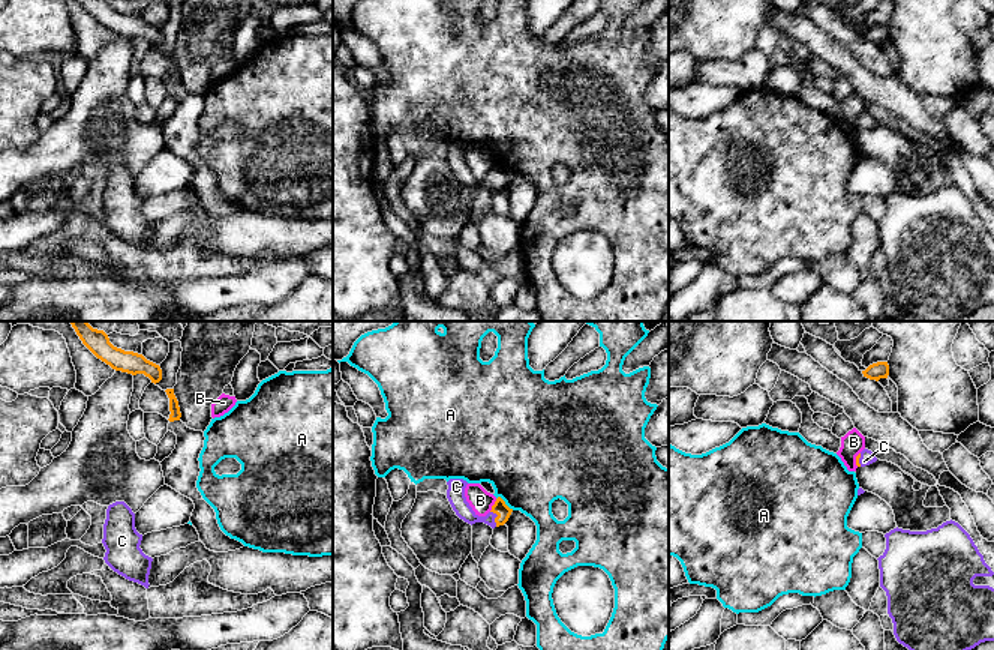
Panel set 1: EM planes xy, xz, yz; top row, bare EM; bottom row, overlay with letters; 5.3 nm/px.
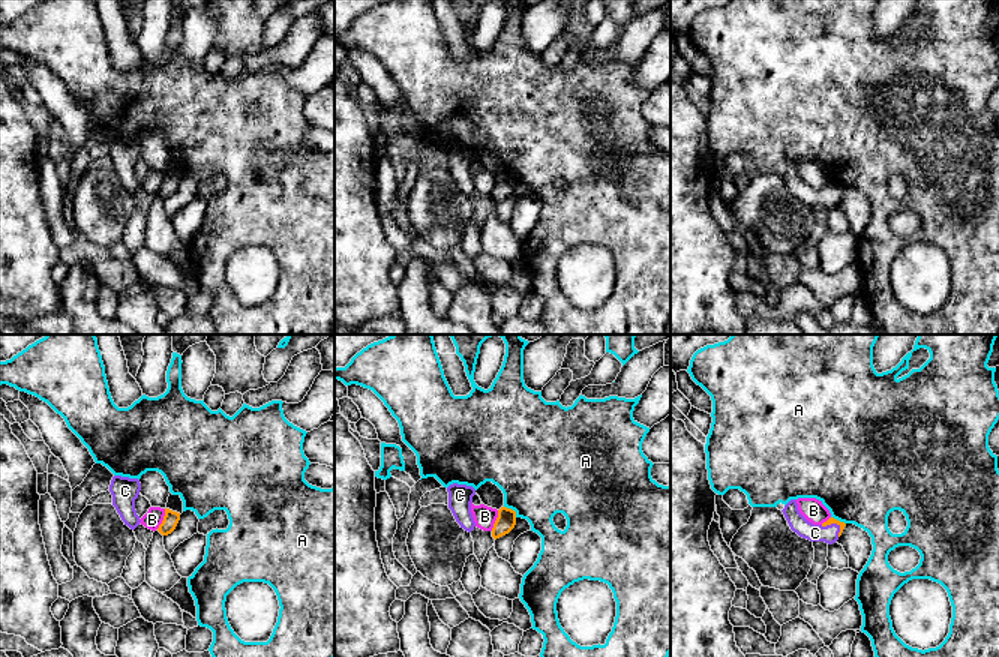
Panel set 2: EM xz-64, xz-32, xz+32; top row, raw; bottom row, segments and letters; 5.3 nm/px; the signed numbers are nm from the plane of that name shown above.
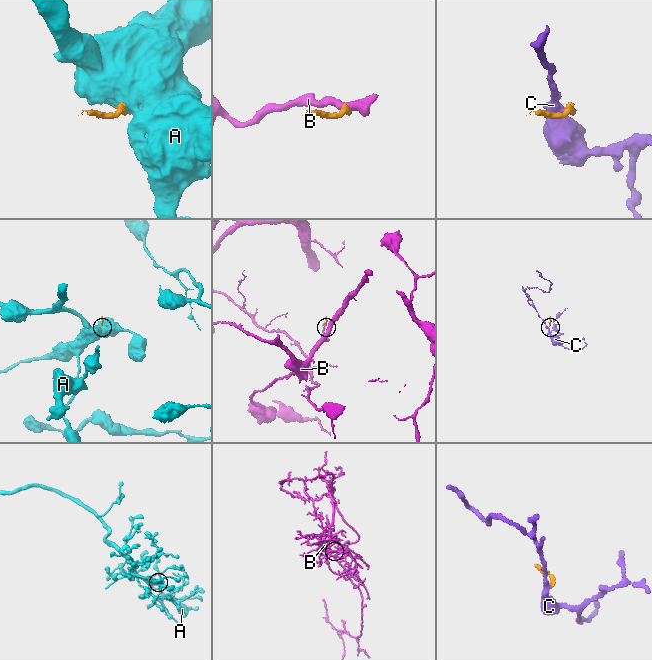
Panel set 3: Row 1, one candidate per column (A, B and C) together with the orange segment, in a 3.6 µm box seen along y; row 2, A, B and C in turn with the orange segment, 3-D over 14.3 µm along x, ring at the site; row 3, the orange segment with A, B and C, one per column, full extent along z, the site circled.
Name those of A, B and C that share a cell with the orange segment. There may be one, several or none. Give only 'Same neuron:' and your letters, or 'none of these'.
Same neuron: C

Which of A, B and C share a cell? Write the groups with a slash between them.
A / B / C

